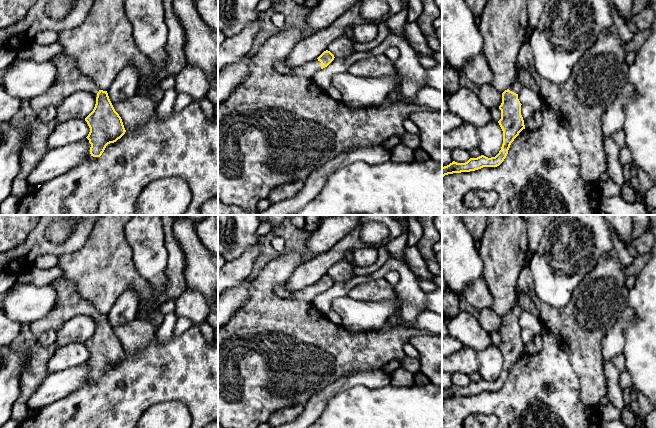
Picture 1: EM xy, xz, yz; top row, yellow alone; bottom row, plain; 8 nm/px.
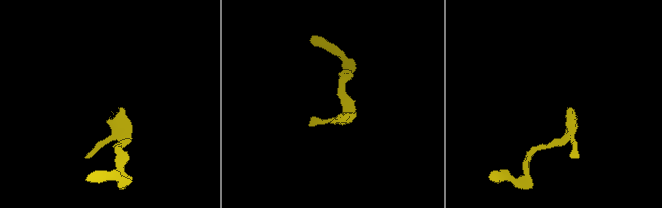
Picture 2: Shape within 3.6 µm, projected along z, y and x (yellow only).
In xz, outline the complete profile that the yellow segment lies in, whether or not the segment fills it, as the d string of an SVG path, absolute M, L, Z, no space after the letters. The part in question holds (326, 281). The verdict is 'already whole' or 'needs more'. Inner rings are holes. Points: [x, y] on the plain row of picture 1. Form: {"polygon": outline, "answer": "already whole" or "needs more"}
{"polygon": "M284 252L273 259L254 279L249 301L218 330L218 423L225 428L258 428L280 409L299 404L305 406L315 393L347 374L383 368L390 361L403 358L406 343L419 335L430 334L415 327L351 332L342 324L333 323L313 305L314 299L335 282L328 274L311 286L289 291L291 298L278 296L274 287L285 288L292 274L306 260L306 254L302 252Z", "answer": "needs more"}

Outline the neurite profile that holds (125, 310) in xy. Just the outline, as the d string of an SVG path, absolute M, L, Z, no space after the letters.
M127 289L116 301L107 317L111 327L133 322L138 318L139 297L132 289Z

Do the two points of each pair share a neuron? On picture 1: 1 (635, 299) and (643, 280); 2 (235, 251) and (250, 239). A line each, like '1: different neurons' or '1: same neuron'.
1: same neuron
2: same neuron

